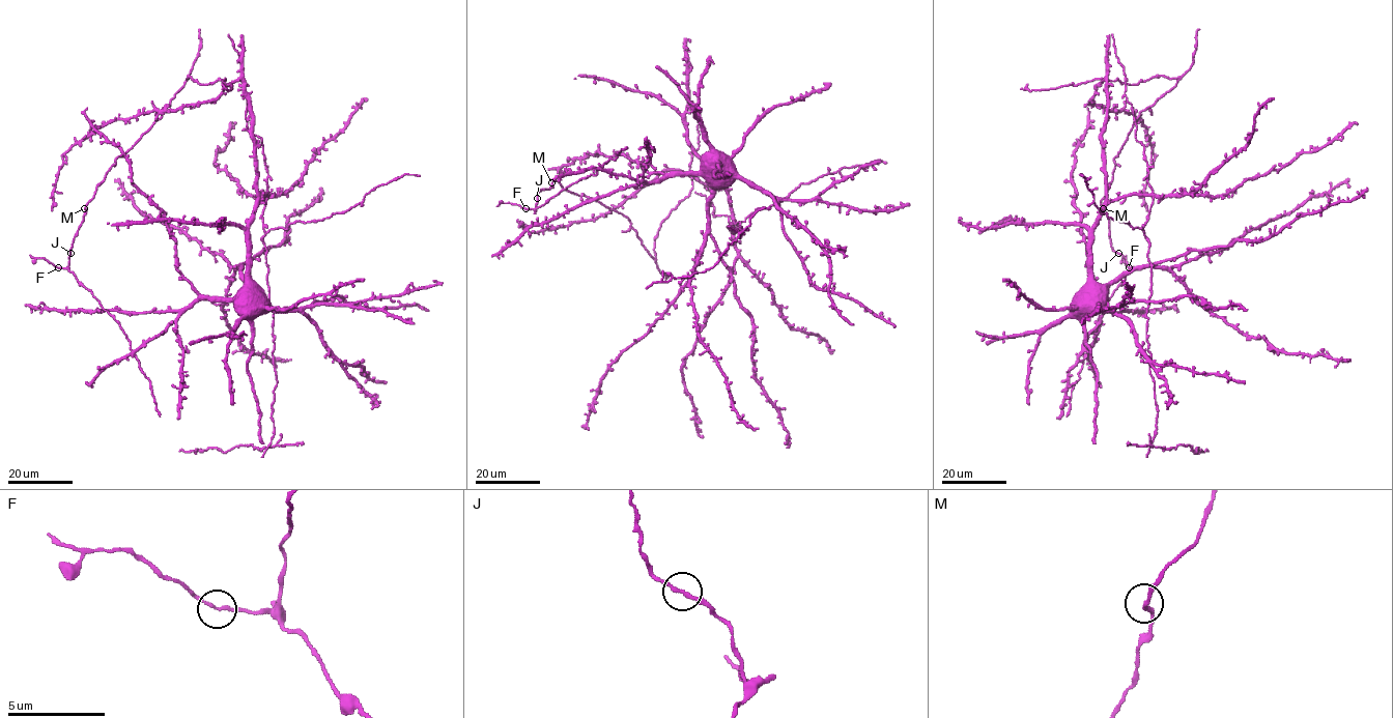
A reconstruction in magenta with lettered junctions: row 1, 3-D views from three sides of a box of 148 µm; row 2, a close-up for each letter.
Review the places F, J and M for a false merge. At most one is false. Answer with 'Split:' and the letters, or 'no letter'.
Split: no letter

